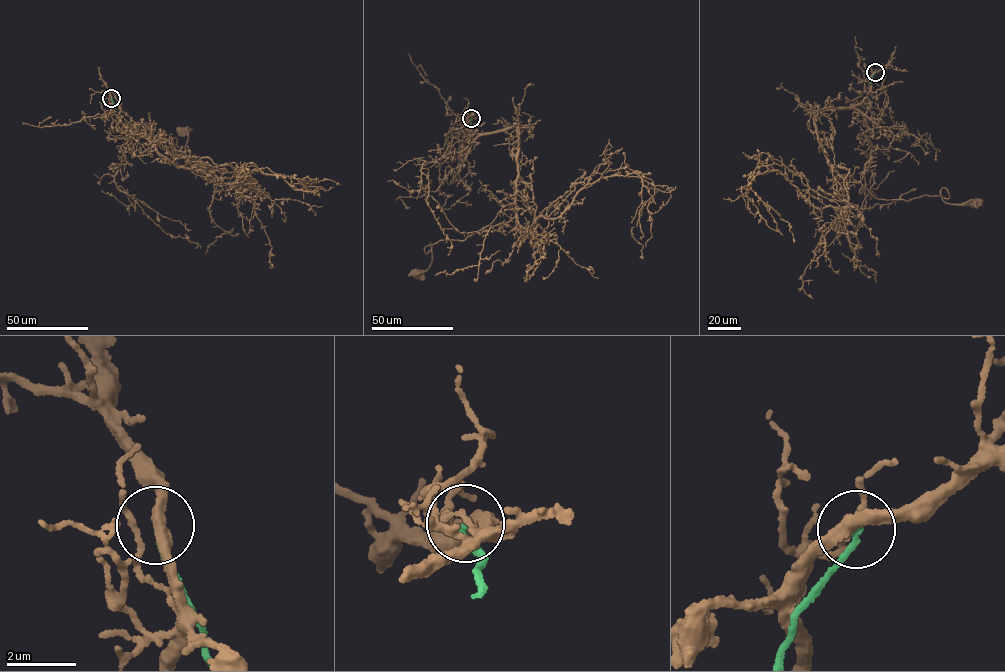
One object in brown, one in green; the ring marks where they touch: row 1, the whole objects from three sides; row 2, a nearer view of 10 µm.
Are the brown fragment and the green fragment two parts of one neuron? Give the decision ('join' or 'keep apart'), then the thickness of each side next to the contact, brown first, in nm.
keep apart; calibres 340 and 140 nm

